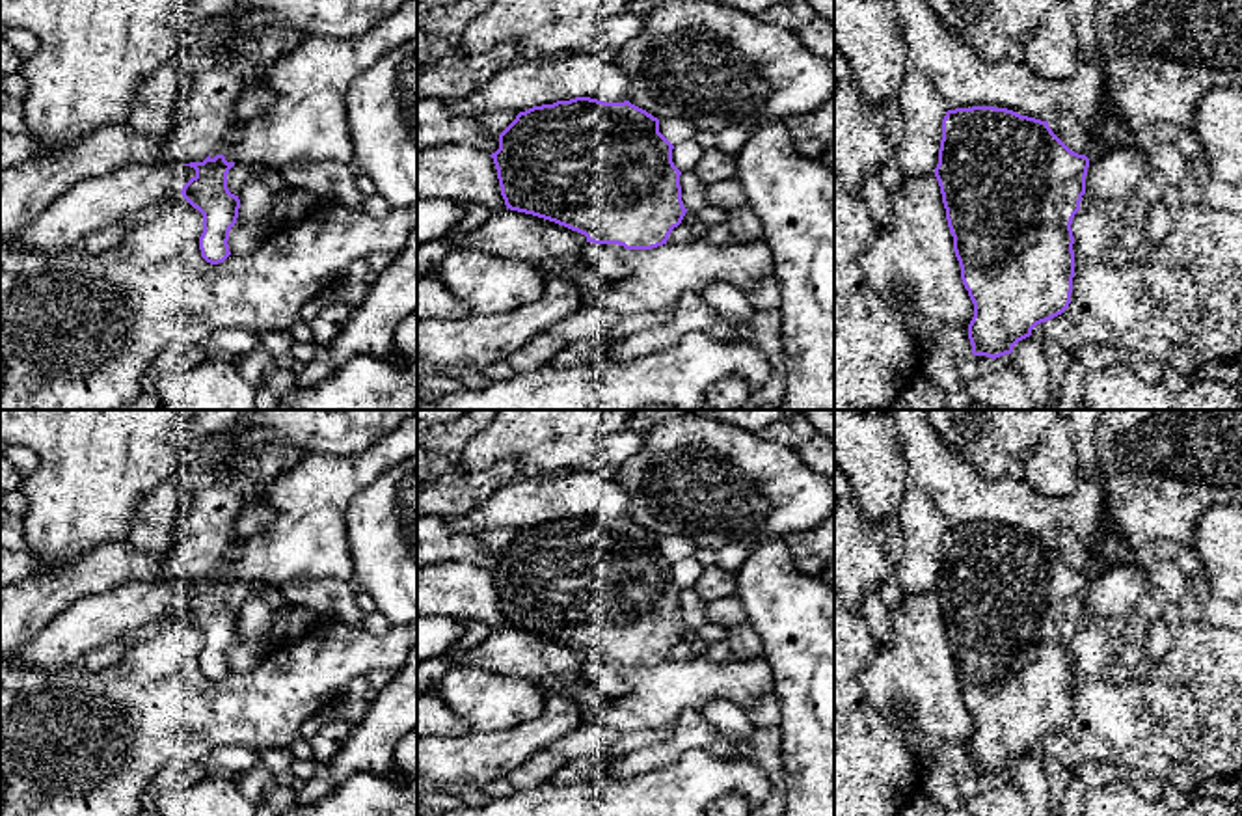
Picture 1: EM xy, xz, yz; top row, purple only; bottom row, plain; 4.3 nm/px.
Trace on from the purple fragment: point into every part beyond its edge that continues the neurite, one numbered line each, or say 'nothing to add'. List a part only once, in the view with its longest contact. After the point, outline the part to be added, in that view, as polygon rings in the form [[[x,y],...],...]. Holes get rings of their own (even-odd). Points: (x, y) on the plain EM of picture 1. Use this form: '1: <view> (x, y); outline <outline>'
1: xz (609, 675); outline [[[587,660],[581,674],[596,682],[609,699],[620,699],[628,693],[626,665],[618,661],[594,661]]]

